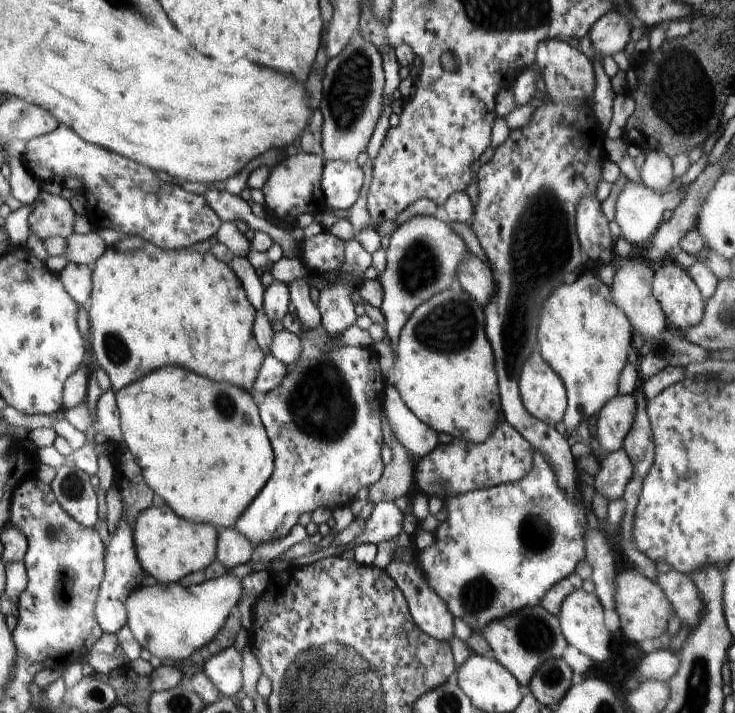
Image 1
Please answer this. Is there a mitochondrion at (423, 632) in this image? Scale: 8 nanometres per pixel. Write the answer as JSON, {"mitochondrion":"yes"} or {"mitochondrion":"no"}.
{"mitochondrion":"no"}

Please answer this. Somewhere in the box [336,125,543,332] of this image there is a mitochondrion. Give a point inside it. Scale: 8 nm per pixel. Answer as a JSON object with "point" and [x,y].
{"point":[421,265]}

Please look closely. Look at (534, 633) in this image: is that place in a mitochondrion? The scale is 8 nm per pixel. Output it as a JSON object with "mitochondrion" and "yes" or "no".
{"mitochondrion":"yes"}

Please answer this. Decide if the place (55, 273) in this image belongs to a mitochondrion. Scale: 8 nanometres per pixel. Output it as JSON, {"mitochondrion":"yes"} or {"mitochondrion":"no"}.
{"mitochondrion":"no"}

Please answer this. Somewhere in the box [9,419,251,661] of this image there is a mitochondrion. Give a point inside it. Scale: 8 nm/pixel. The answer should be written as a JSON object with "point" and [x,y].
{"point":[73,488]}

